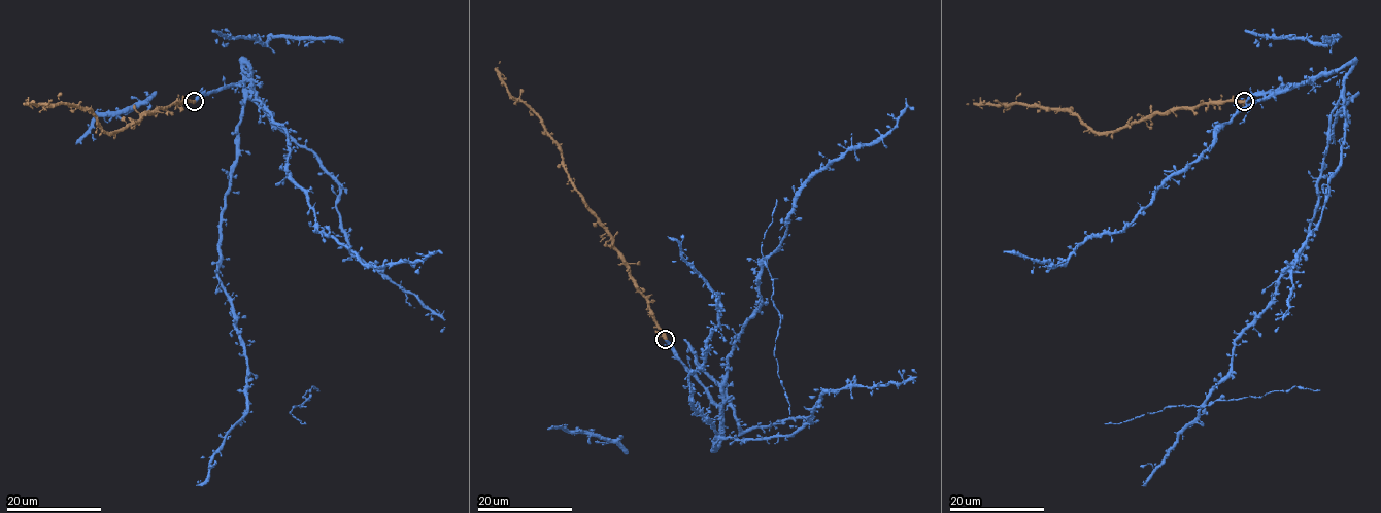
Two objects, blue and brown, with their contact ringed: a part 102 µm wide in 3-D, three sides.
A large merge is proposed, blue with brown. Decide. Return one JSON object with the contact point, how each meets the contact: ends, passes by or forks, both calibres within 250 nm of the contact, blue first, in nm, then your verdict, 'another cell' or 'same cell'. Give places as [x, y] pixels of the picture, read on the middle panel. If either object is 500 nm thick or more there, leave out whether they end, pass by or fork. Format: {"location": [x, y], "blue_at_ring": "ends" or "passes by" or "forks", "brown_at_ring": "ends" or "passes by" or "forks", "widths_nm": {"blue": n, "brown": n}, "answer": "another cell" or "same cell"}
{"location": [665, 339], "blue_at_ring": "ends", "brown_at_ring": "passes by", "widths_nm": {"blue": 420, "brown": 380}, "answer": "same cell"}

